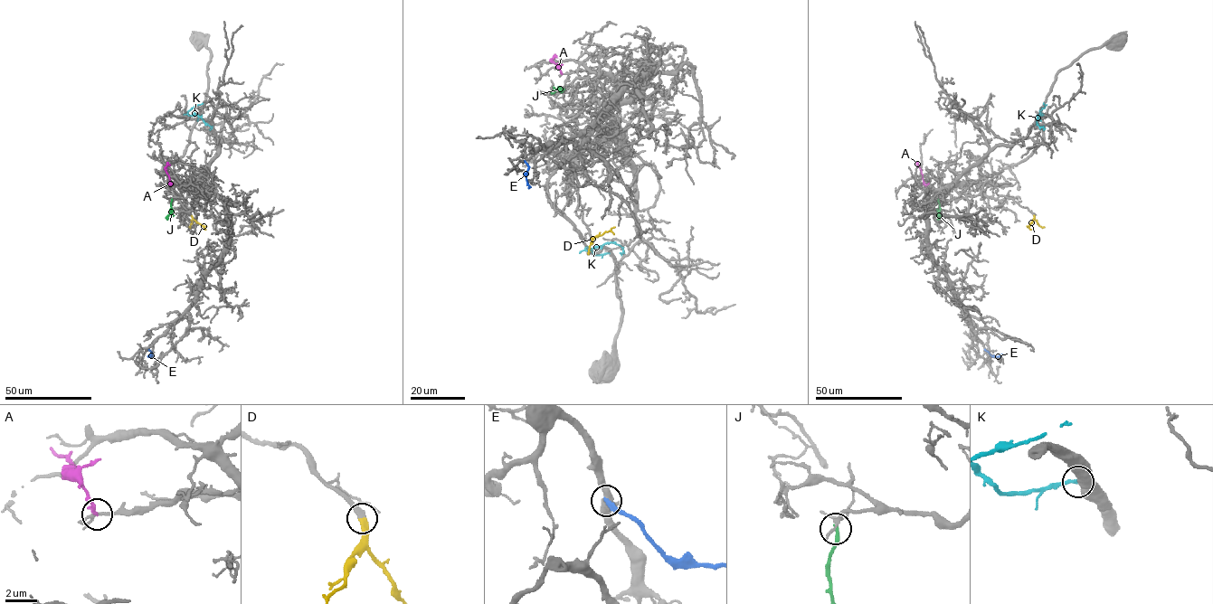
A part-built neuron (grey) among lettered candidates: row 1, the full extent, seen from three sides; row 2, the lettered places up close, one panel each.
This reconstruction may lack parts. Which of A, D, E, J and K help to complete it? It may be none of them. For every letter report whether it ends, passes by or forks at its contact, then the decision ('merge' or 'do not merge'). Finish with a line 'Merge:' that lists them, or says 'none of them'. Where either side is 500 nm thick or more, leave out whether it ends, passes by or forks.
A: it ends; do not merge
D: it ends; merge
E: it ends; do not merge
J: it ends; do not merge
K: do not merge
Merge: D

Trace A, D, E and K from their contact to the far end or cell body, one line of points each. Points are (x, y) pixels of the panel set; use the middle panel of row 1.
A: (562, 73), (558, 65), (551, 61), (555, 54)
D: (592, 238), (610, 231), (613, 234)
E: (525, 161), (528, 166), (526, 181), (529, 187)
K: (609, 252), (595, 255), (586, 248), (613, 242), (621, 247), (623, 252), (620, 252)

